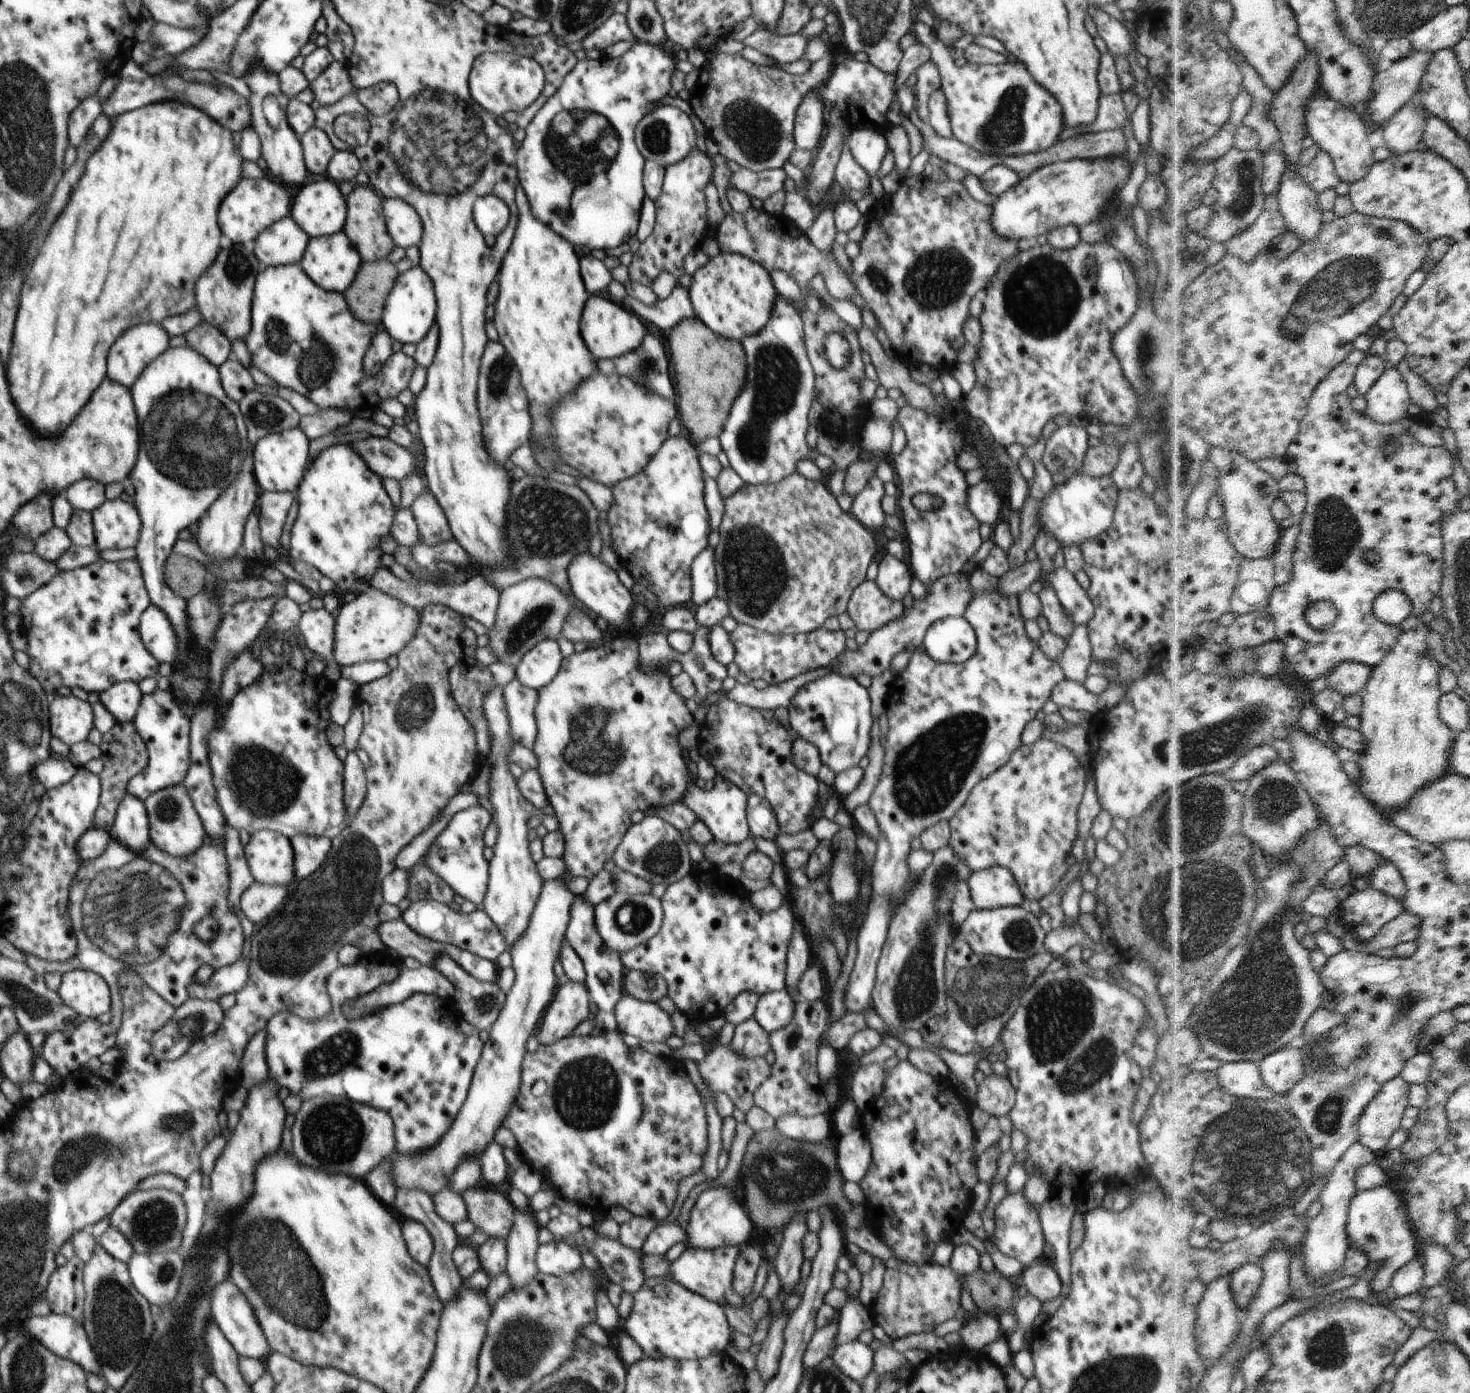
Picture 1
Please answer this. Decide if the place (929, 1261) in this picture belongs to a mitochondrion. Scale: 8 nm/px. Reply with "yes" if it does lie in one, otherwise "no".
no

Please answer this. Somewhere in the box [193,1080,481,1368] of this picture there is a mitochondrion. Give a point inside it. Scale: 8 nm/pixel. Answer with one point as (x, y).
(302, 1303)

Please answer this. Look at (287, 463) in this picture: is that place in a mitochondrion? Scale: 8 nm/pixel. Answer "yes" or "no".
no

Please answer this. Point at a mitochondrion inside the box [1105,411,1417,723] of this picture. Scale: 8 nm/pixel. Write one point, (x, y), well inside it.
(1336, 531)

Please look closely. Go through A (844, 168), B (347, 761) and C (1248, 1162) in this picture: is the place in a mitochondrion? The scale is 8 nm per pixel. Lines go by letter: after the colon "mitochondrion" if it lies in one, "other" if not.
A: other
B: other
C: mitochondrion

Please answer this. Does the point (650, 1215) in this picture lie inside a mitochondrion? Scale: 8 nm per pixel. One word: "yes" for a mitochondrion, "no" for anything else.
no

